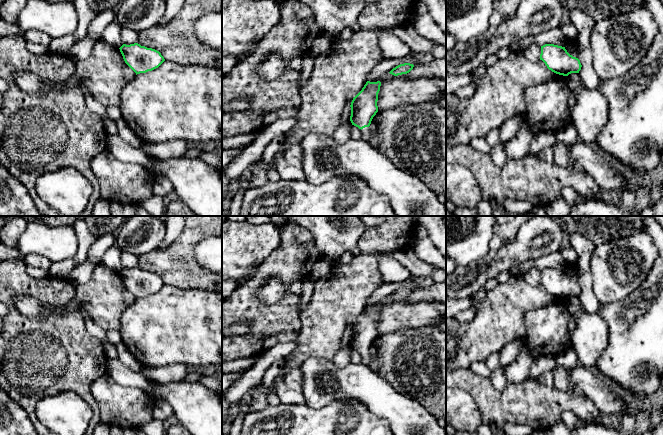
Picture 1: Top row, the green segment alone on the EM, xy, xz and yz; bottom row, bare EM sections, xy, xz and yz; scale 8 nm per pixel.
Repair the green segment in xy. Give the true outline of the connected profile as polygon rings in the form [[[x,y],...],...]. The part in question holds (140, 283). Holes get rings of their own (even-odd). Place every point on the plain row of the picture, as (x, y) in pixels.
[[[138,267],[130,269],[123,268],[119,273],[125,287],[136,299],[152,295],[165,285],[159,275],[141,270]]]

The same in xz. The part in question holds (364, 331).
[[[367,305],[362,314],[351,326],[350,345],[363,356],[362,364],[369,367],[369,350],[373,341],[378,336],[378,317],[381,306]]]

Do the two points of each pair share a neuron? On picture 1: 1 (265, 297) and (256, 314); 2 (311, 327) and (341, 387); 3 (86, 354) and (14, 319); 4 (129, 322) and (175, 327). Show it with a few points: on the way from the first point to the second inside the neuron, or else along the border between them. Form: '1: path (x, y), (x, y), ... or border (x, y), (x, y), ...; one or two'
1: border (268, 279), (258, 299), (273, 305); two
2: border (304, 360), (310, 357), (322, 357), (332, 362); two
3: path (68, 354), (51, 354), (32, 335); one
4: path (140, 323), (148, 327), (164, 327); one

